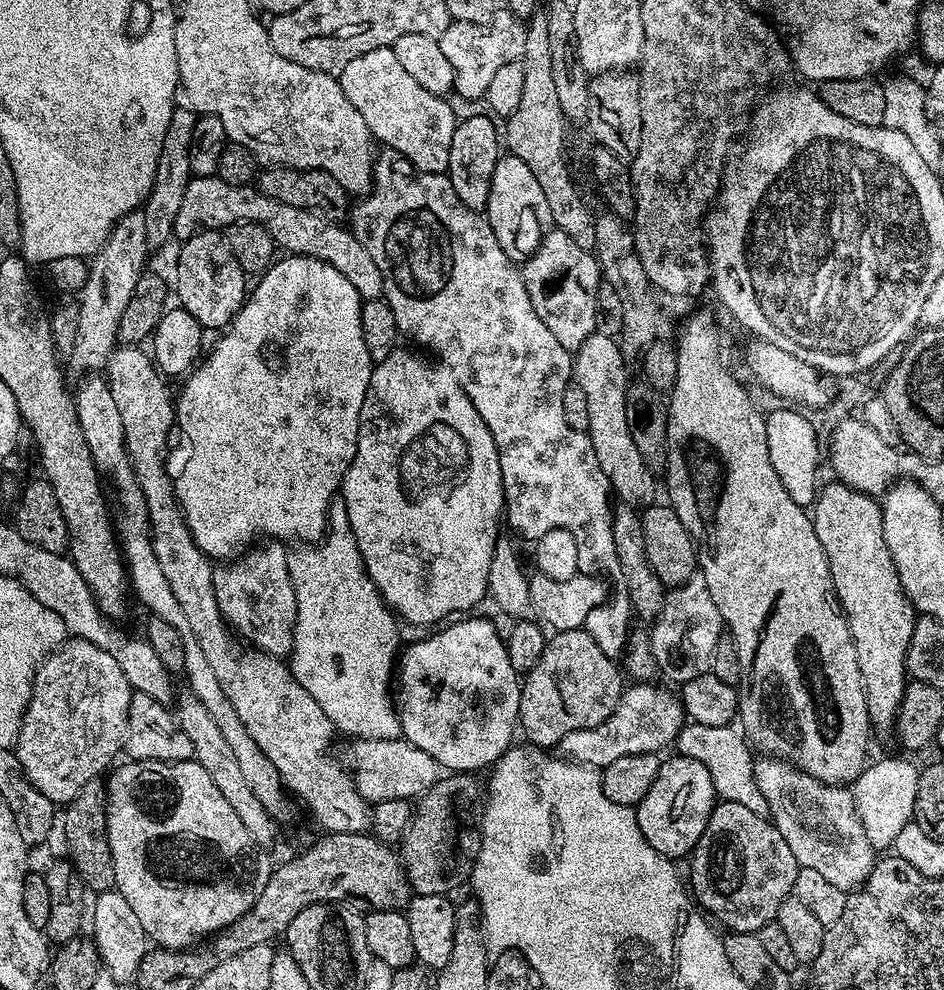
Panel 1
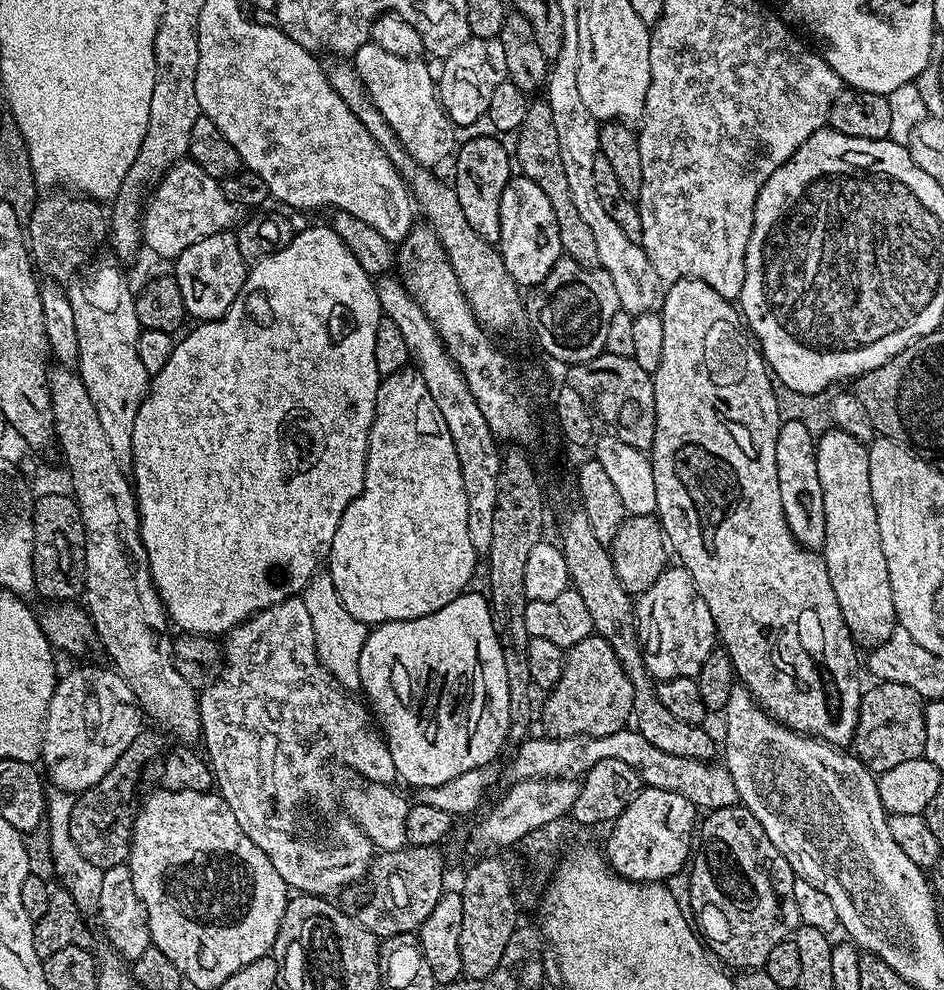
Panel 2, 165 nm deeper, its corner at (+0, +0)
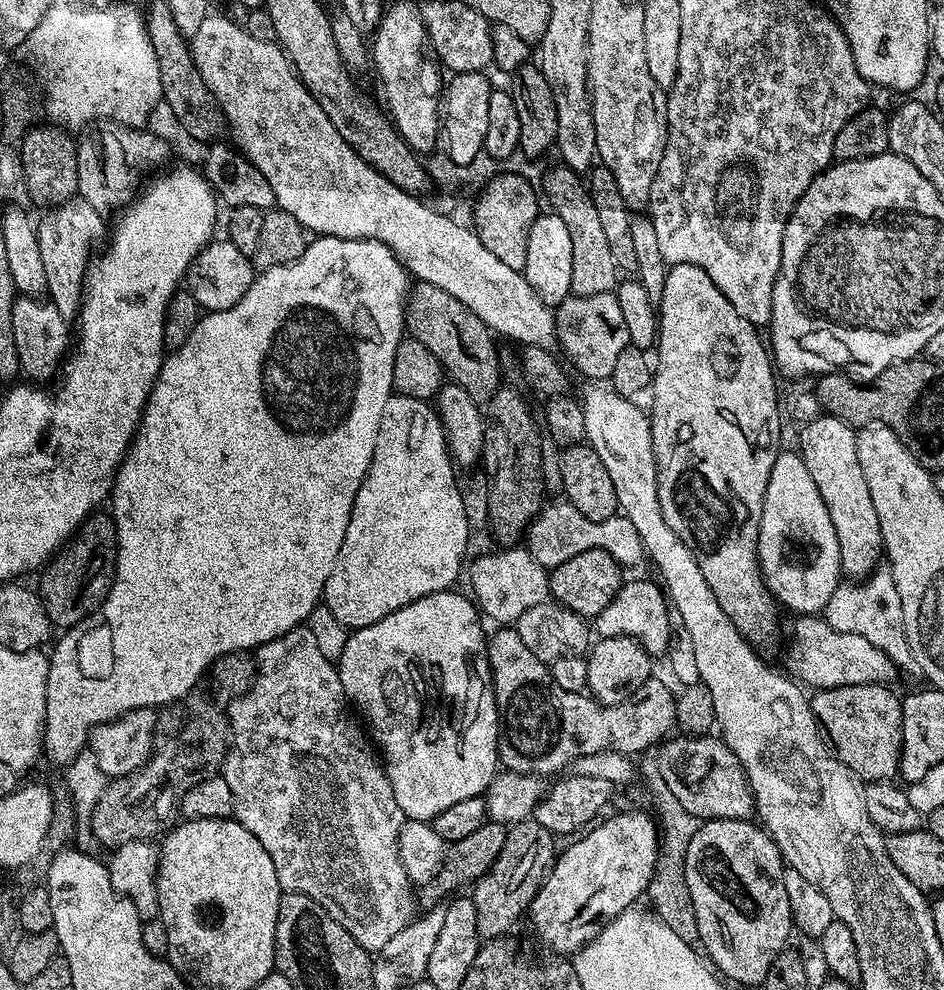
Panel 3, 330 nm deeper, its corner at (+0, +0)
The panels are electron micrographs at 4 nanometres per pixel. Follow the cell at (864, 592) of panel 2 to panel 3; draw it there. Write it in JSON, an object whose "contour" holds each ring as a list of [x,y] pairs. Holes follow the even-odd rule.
{"contour":[[[822,414],[799,431],[800,457],[802,462],[806,462],[806,470],[810,470],[810,478],[814,478],[814,486],[818,486],[818,494],[822,494],[822,502],[826,502],[826,510],[830,510],[834,534],[838,534],[840,571],[848,578],[866,577],[881,563],[882,541],[878,510],[874,510],[862,466],[858,466],[857,429],[836,416]]]}

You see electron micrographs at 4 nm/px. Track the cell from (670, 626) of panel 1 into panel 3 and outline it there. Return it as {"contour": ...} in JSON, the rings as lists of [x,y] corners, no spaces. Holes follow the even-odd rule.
{"contour":[[[655,579],[652,580],[632,580],[621,583],[618,594],[614,594],[614,598],[610,602],[610,606],[606,606],[606,610],[602,610],[594,617],[594,632],[597,637],[605,636],[632,636],[643,646],[648,655],[653,658],[663,657],[667,653],[669,644],[672,643],[674,635],[673,625],[668,625],[668,612],[670,616],[670,604],[666,599],[666,592],[663,587]]]}

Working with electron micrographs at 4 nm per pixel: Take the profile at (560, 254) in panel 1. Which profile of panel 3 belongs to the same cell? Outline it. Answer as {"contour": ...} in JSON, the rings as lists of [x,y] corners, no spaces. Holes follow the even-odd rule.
{"contour":[[[615,291],[589,296],[570,294],[561,304],[555,305],[556,339],[559,351],[564,351],[573,364],[589,381],[604,382],[611,377],[622,350],[628,348],[626,322],[618,307]]]}

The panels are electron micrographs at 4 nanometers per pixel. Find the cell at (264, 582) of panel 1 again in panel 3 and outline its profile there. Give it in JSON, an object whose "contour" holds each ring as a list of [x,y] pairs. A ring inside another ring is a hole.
{"contour":[[[308,627],[295,628],[260,645],[255,649],[254,655],[256,681],[252,684],[252,689],[242,694],[242,698],[232,701],[226,708],[230,747],[224,756],[222,775],[226,786],[230,786],[235,819],[239,820],[242,826],[246,826],[246,830],[250,830],[250,834],[254,834],[258,842],[262,842],[266,854],[270,854],[274,862],[274,870],[278,874],[278,882],[284,892],[306,894],[314,902],[321,904],[326,914],[330,914],[330,918],[334,918],[338,926],[345,928],[369,954],[379,953],[380,948],[386,946],[386,942],[390,942],[394,934],[405,928],[418,912],[416,900],[412,897],[414,885],[409,880],[398,854],[398,834],[406,819],[404,811],[400,809],[398,802],[394,802],[394,790],[390,786],[390,778],[384,770],[373,741],[359,723],[356,725],[352,721],[350,701],[348,695],[344,693],[337,665],[328,660],[326,654],[322,654],[322,650],[318,650],[318,642],[314,642],[314,634],[310,634]]]}

